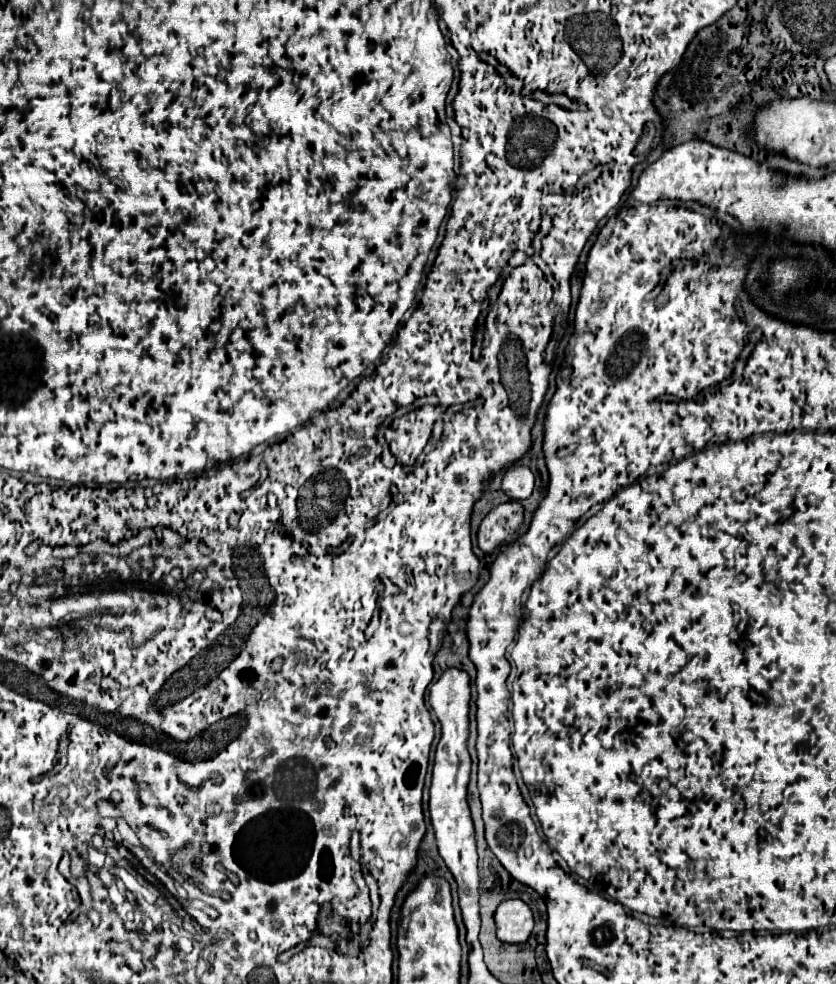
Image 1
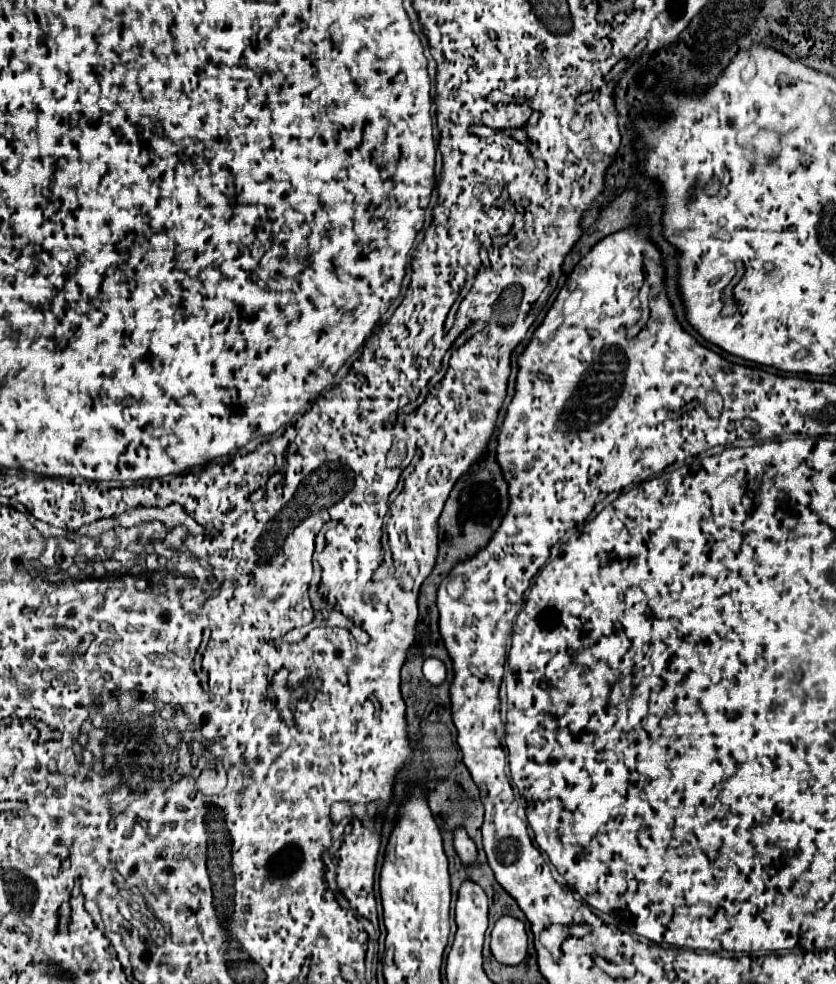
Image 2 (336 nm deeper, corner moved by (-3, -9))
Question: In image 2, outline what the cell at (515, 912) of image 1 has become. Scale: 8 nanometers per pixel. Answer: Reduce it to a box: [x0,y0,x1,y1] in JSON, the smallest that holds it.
[491,917,527,965]

